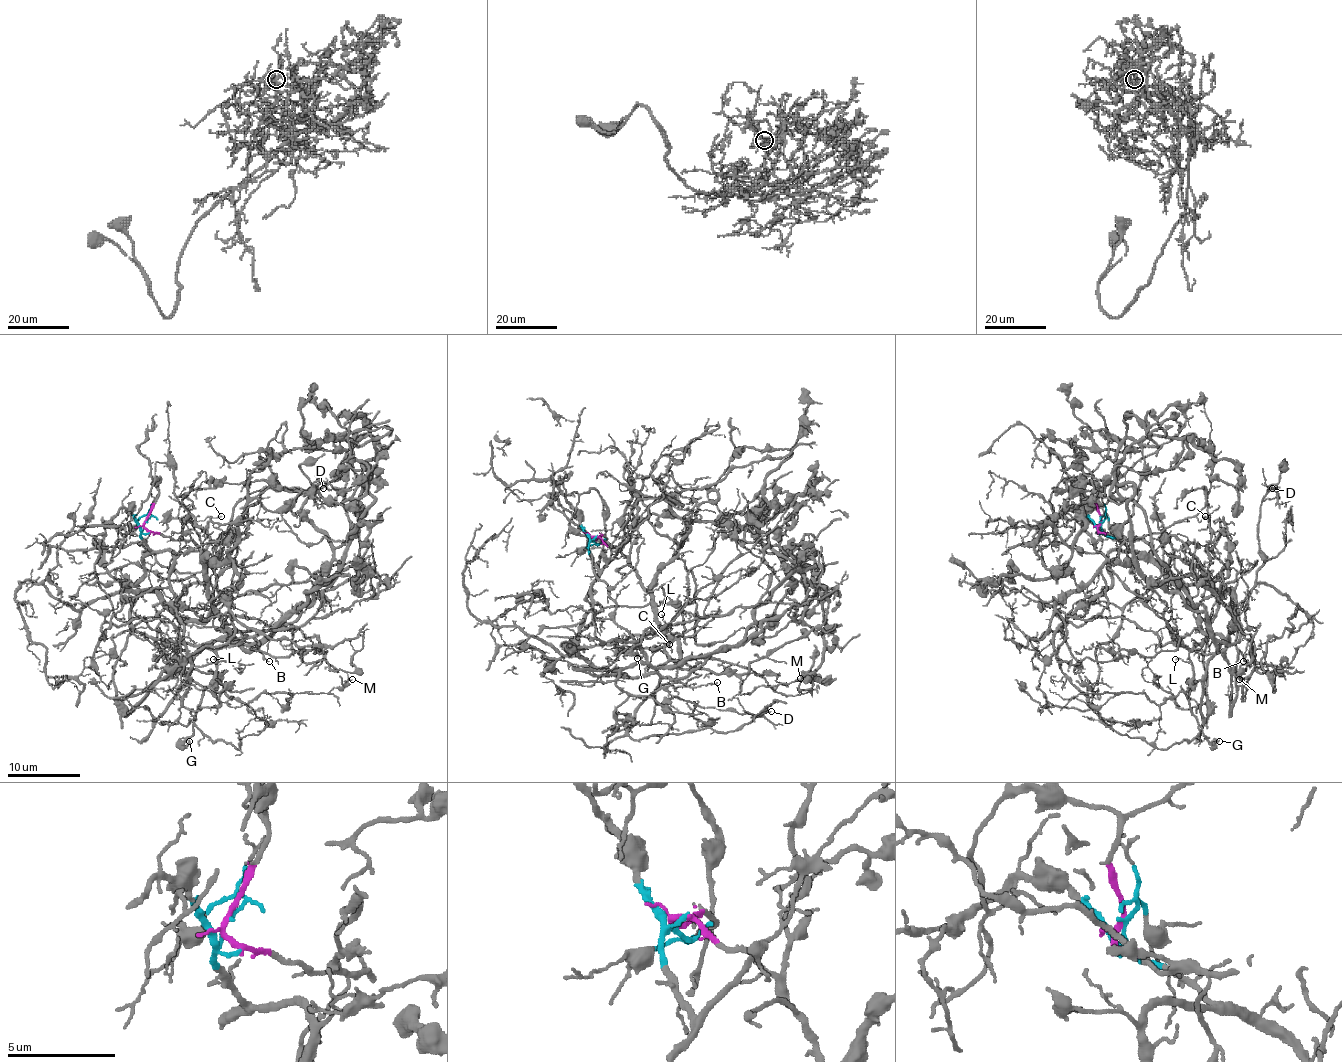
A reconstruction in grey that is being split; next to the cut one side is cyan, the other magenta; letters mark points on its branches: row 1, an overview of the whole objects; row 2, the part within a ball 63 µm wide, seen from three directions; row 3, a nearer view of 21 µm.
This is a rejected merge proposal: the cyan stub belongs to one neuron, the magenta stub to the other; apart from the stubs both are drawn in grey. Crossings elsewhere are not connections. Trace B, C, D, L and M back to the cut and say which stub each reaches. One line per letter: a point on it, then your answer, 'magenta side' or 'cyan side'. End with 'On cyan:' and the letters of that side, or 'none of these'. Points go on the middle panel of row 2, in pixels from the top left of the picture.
B: place (717, 682); magenta side
C: place (669, 644); cyan side
D: place (771, 711); cyan side
L: place (661, 614); cyan side
M: place (800, 678); magenta side
On cyan: C, D, L

